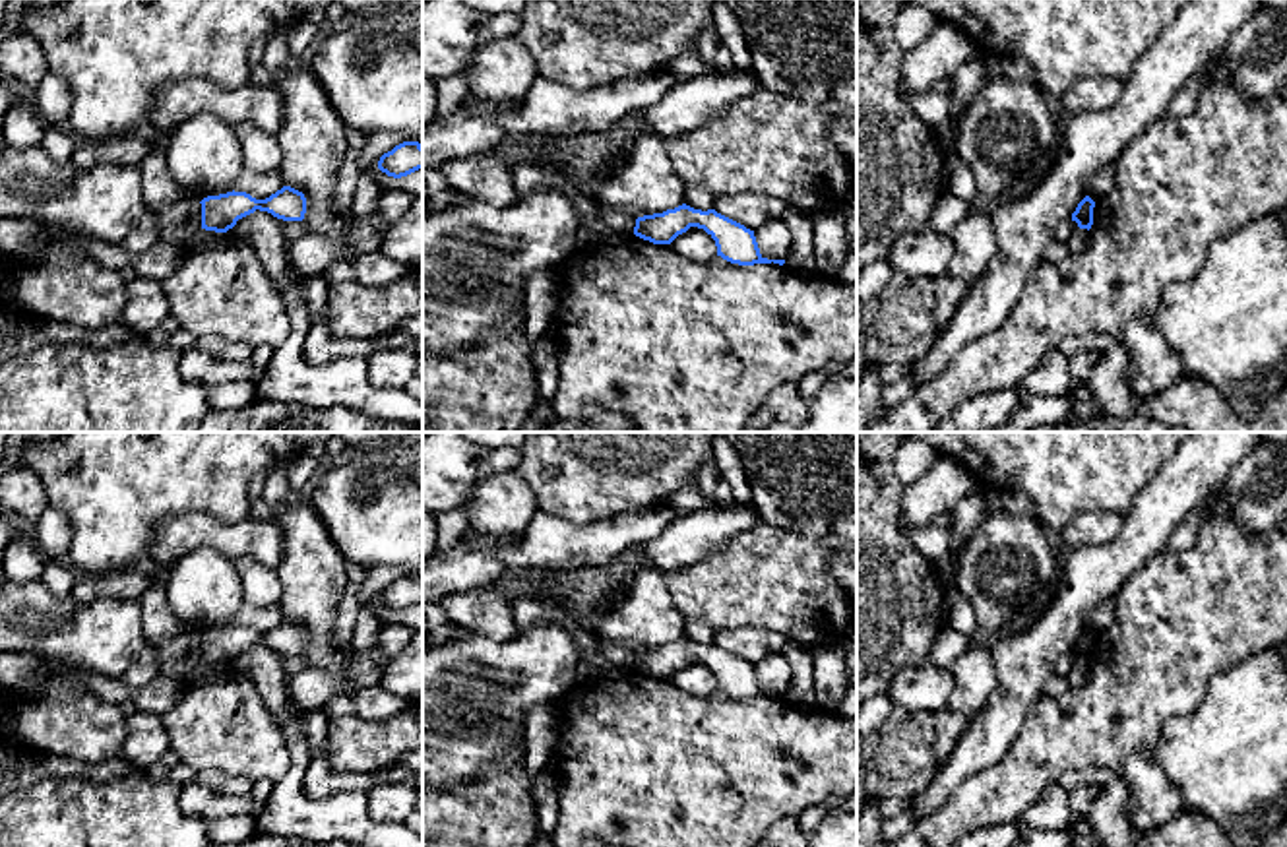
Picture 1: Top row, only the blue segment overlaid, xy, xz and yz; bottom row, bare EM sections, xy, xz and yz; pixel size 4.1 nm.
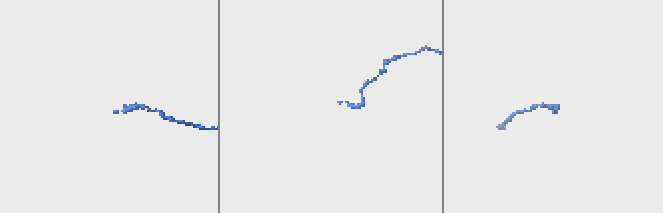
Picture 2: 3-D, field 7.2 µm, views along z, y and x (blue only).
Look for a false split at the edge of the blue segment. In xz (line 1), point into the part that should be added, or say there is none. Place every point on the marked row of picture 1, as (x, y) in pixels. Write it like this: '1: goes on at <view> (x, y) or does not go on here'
1: does not go on here

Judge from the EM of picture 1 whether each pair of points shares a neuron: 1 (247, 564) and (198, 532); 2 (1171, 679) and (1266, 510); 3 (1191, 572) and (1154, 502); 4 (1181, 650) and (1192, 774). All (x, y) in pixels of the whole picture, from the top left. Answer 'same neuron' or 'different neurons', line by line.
1: different neurons
2: different neurons
3: different neurons
4: different neurons

